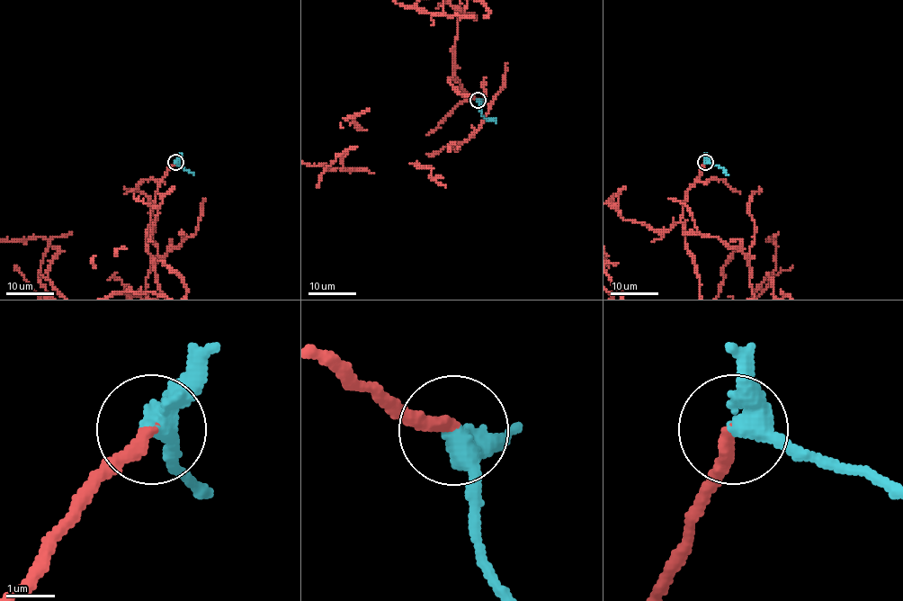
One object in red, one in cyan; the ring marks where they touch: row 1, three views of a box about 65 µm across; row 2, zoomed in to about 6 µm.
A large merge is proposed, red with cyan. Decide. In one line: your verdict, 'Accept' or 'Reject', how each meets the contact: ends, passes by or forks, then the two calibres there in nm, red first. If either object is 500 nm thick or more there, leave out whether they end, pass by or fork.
Accept. At the ring red ends. At the ring cyan passes by. Thickness 280 nm (red) against 400 nm

